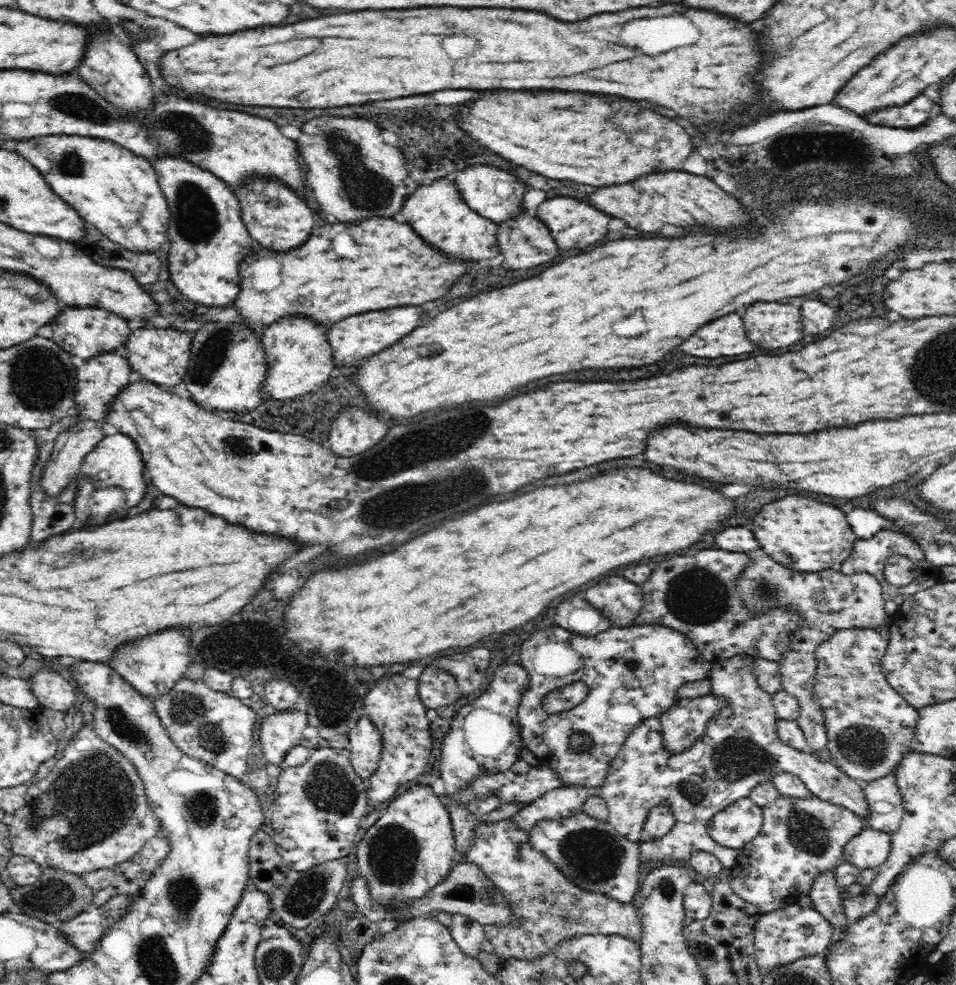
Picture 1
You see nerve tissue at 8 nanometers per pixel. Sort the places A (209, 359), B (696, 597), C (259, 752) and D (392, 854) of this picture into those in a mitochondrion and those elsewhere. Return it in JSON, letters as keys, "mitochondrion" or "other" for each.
{"A":"mitochondrion","B":"mitochondrion","C":"other","D":"mitochondrion"}

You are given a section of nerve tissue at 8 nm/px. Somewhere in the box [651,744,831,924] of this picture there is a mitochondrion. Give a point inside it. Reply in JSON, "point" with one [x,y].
{"point":[666,889]}

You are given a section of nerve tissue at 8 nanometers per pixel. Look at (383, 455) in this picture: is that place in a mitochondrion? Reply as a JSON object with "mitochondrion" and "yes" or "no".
{"mitochondrion":"yes"}

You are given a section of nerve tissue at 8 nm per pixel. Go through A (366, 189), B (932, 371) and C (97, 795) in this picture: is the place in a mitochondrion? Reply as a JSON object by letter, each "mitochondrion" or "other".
{"A":"mitochondrion","B":"mitochondrion","C":"mitochondrion"}

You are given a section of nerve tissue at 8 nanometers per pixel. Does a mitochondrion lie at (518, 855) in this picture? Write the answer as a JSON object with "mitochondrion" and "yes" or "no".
{"mitochondrion":"yes"}

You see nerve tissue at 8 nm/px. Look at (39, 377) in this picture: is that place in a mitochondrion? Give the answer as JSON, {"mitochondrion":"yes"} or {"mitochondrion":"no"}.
{"mitochondrion":"yes"}

